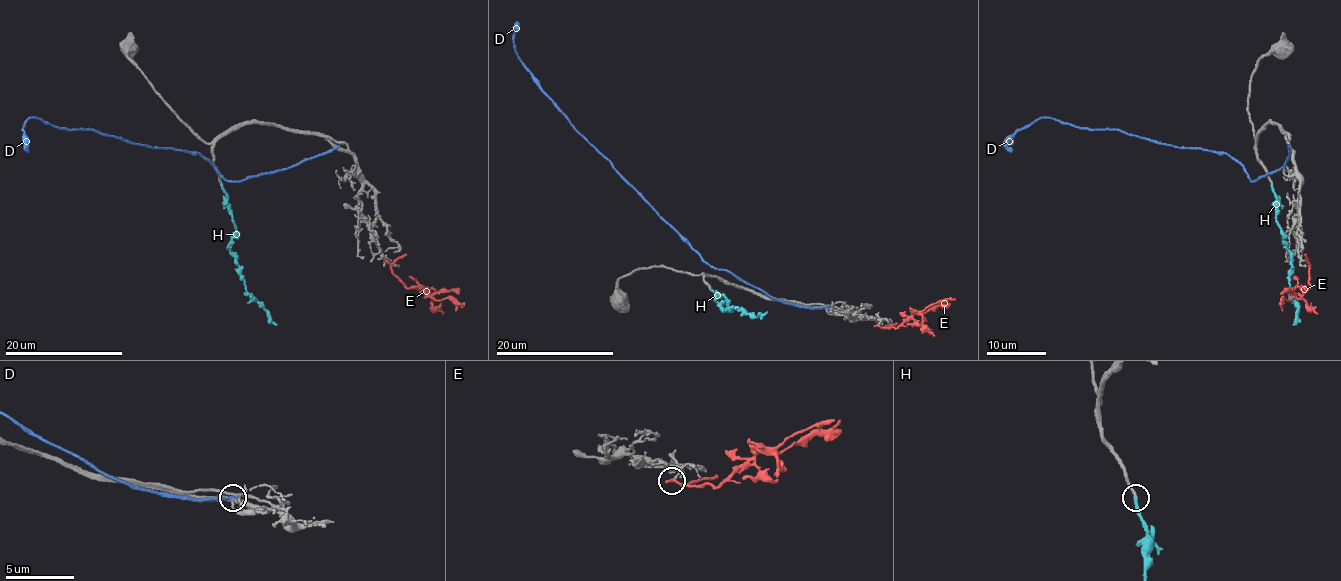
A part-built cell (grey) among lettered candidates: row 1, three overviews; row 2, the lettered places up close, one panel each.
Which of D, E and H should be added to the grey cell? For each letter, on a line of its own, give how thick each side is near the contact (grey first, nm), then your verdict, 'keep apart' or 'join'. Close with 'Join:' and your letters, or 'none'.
D: 360 nm thick on the grey side, 240 nm on the other; keep apart
E: 150 nm thick on the grey side, 280 nm on the other; keep apart
H: 240 nm thick on the grey side, 280 nm on the other; join
Join: H

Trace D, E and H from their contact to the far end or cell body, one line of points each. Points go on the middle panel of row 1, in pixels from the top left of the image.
D: (827, 307), (786, 304), (708, 264), (557, 106), (519, 58), (513, 43), (516, 25), (518, 30)
E: (877, 326), (896, 329), (926, 308), (955, 298)
H: (712, 290), (725, 298), (721, 307), (743, 308), (756, 317), (767, 311)

